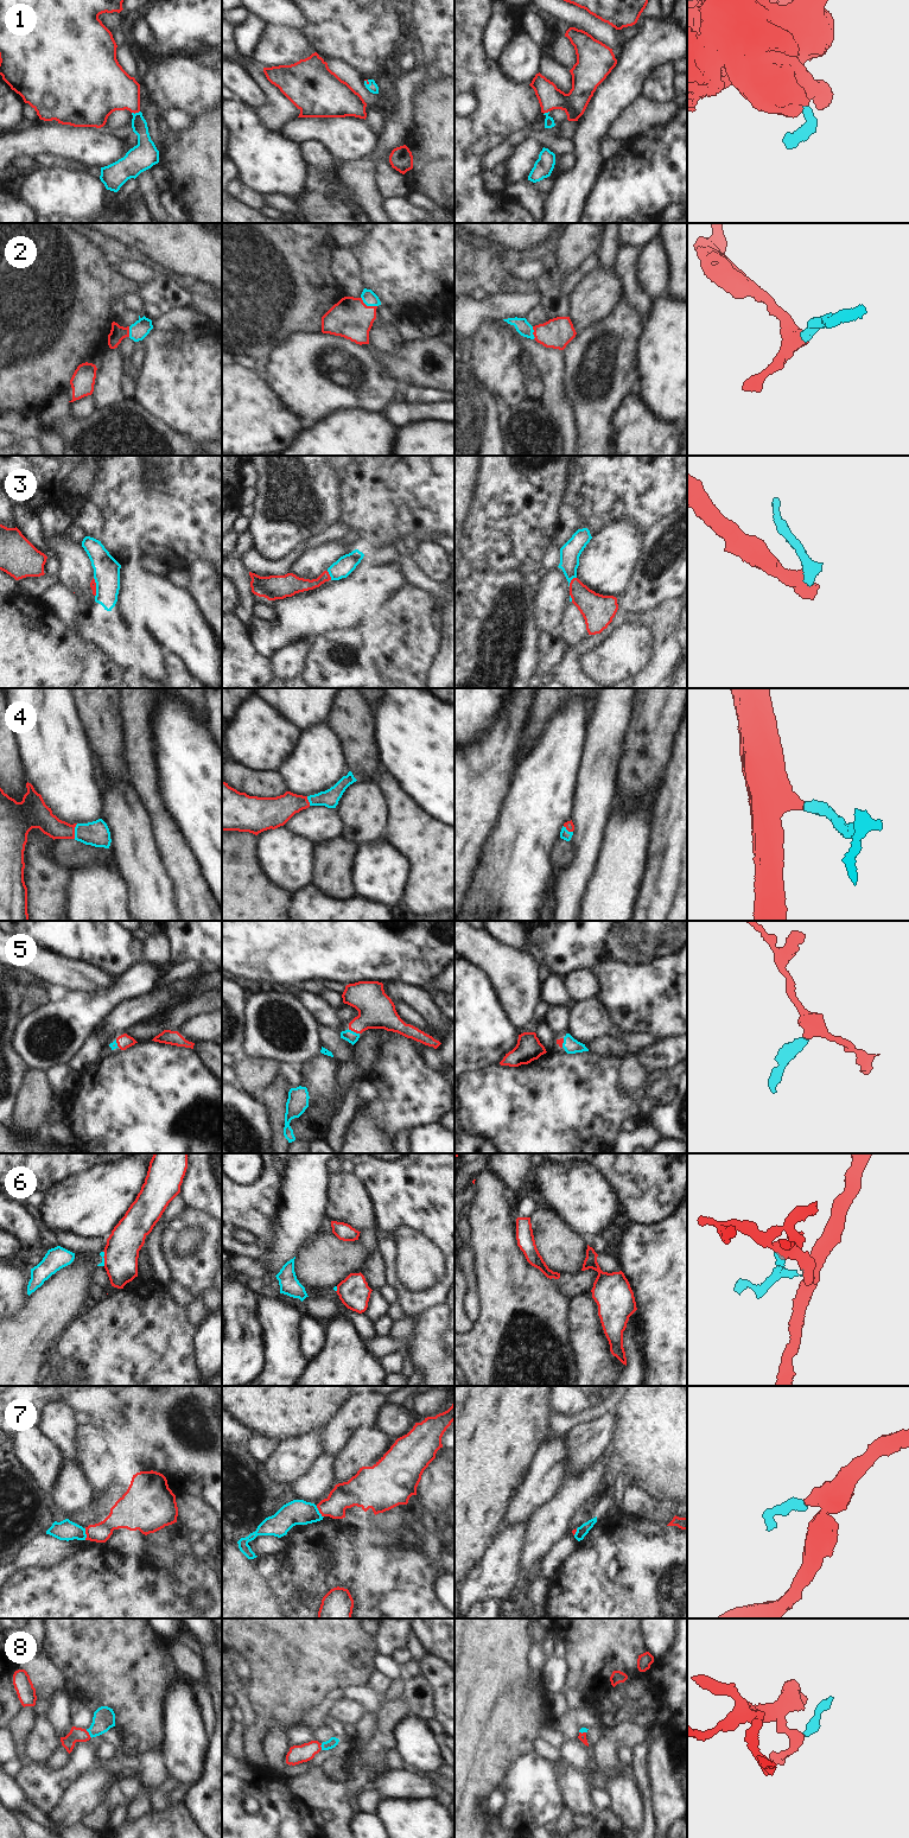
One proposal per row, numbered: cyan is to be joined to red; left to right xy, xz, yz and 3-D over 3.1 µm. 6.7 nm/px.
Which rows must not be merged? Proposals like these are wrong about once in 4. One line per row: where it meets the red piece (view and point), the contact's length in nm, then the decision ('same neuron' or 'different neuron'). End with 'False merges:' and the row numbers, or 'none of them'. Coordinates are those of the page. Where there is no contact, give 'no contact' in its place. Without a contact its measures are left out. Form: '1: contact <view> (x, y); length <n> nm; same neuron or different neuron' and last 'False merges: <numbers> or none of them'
1: contact xy (135, 112); length 60 nm; same neuron
2: contact xz (368, 306); length 130 nm; same neuron
3: contact yz (571, 580); length 80 nm; different neuron
4: contact xy (74, 831); length 110 nm; same neuron
5: contact xz (354, 1031); length 90 nm; same neuron
6: contact xy (103, 1257); length 100 nm; different neuron
7: contact xz (319, 1512); length 90 nm; different neuron
8: contact xy (88, 1734); length 70 nm; same neuron
False merges: 3, 6, 7

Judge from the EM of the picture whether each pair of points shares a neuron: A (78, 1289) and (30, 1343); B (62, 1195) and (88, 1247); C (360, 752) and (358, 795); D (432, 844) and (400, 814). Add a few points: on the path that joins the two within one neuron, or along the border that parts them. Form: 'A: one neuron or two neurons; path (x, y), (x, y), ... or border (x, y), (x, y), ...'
A: one neuron; path (65, 1302), (37, 1330)
B: two neurons; border (56, 1231), (68, 1231), (84, 1238), (106, 1239)
C: two neurons; border (357, 778), (368, 780)
D: one neuron; path (424, 838), (408, 822)

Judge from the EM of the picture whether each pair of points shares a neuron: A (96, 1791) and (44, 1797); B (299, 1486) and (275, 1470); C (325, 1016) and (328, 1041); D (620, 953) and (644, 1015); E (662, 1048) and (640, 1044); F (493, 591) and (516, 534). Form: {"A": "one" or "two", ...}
{"A": "two", "B": "two", "C": "two", "D": "one", "E": "two", "F": "two"}

